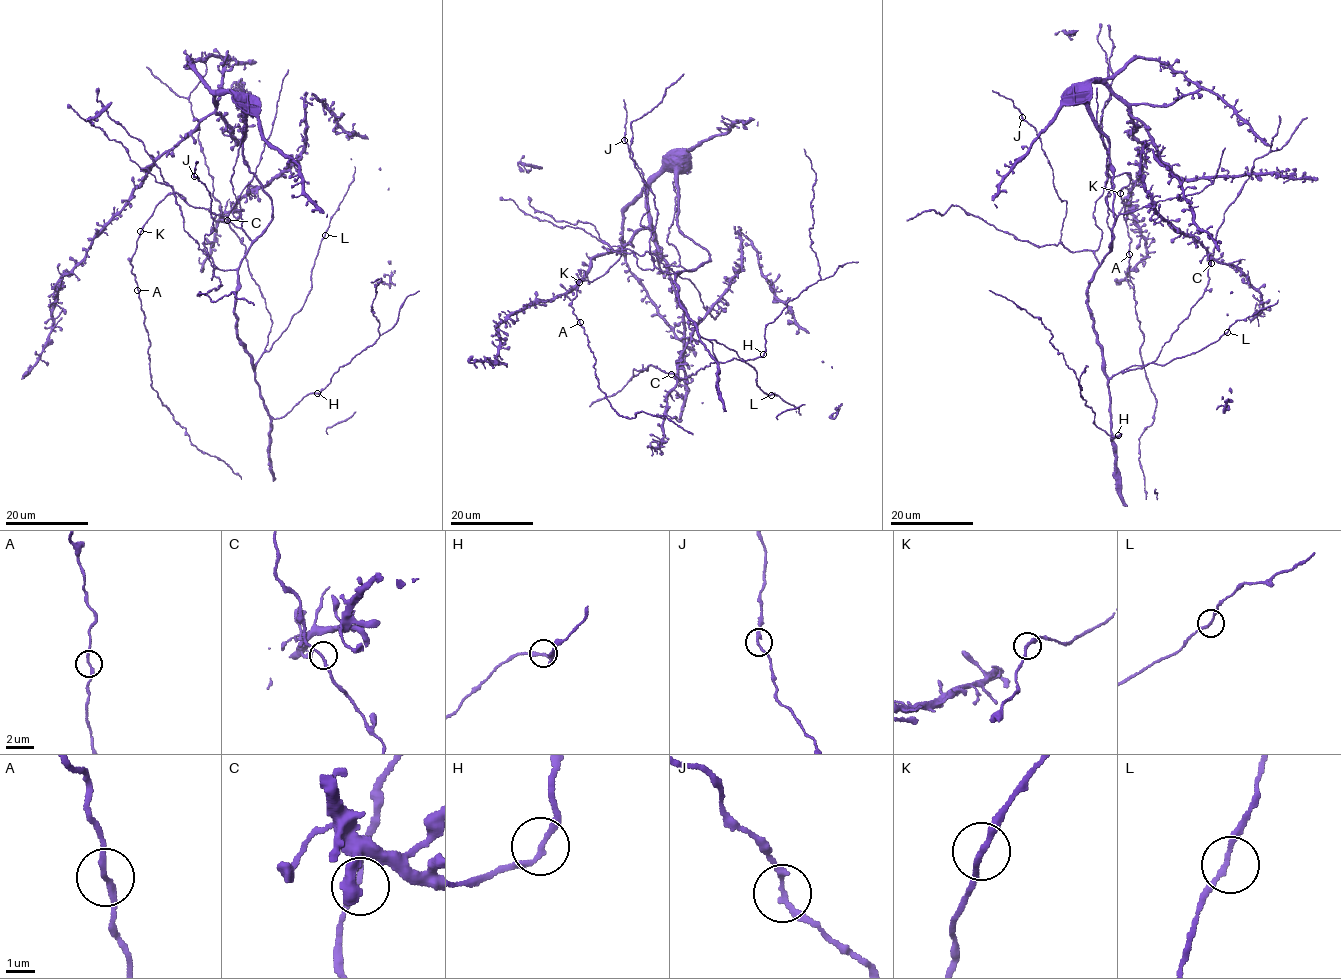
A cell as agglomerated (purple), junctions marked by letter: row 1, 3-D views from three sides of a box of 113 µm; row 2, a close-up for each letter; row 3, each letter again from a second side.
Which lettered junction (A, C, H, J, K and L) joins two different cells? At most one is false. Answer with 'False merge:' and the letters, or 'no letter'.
False merge: no letter

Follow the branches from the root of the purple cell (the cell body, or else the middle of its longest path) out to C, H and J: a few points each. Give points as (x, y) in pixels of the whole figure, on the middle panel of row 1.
C: (674, 274), (682, 308), (698, 336), (712, 344), (717, 361), (690, 377), (671, 374)
H: (674, 274), (682, 308), (694, 323), (699, 340), (711, 357), (725, 363), (734, 358), (746, 361), (763, 354)
J: (674, 274), (676, 271), (663, 272), (654, 265), (650, 230), (640, 225), (649, 208), (642, 172), (625, 140)

